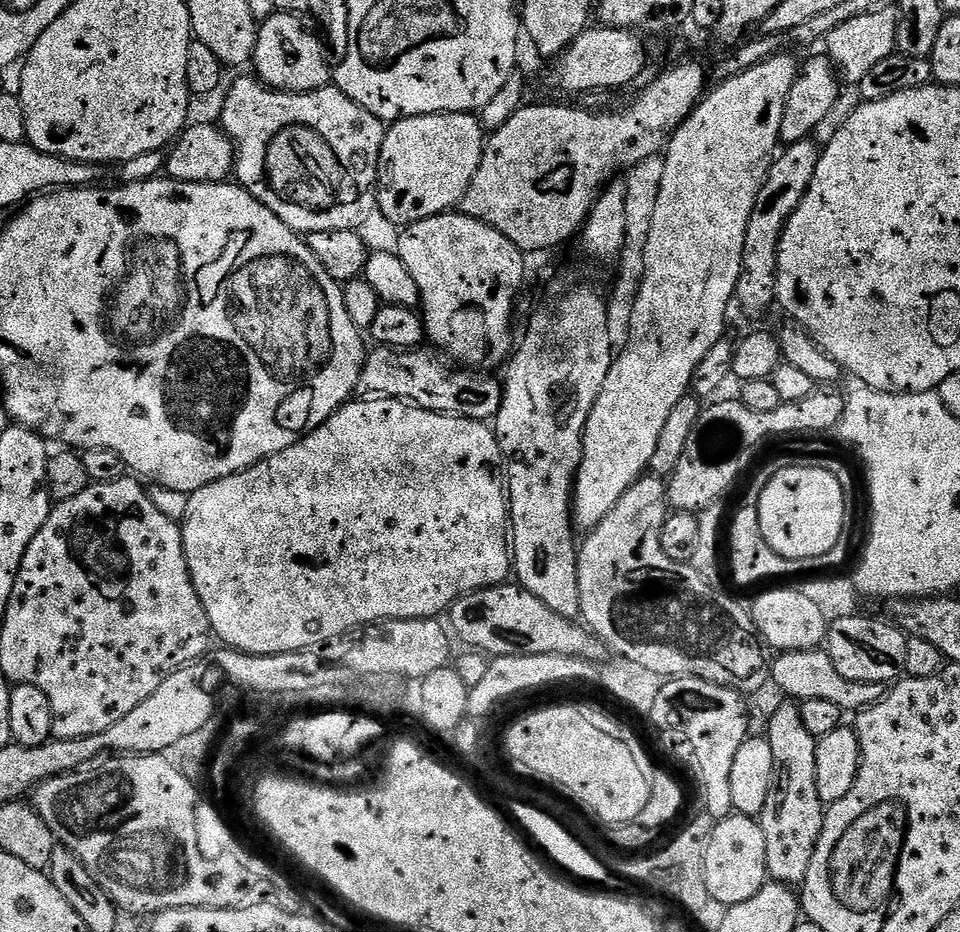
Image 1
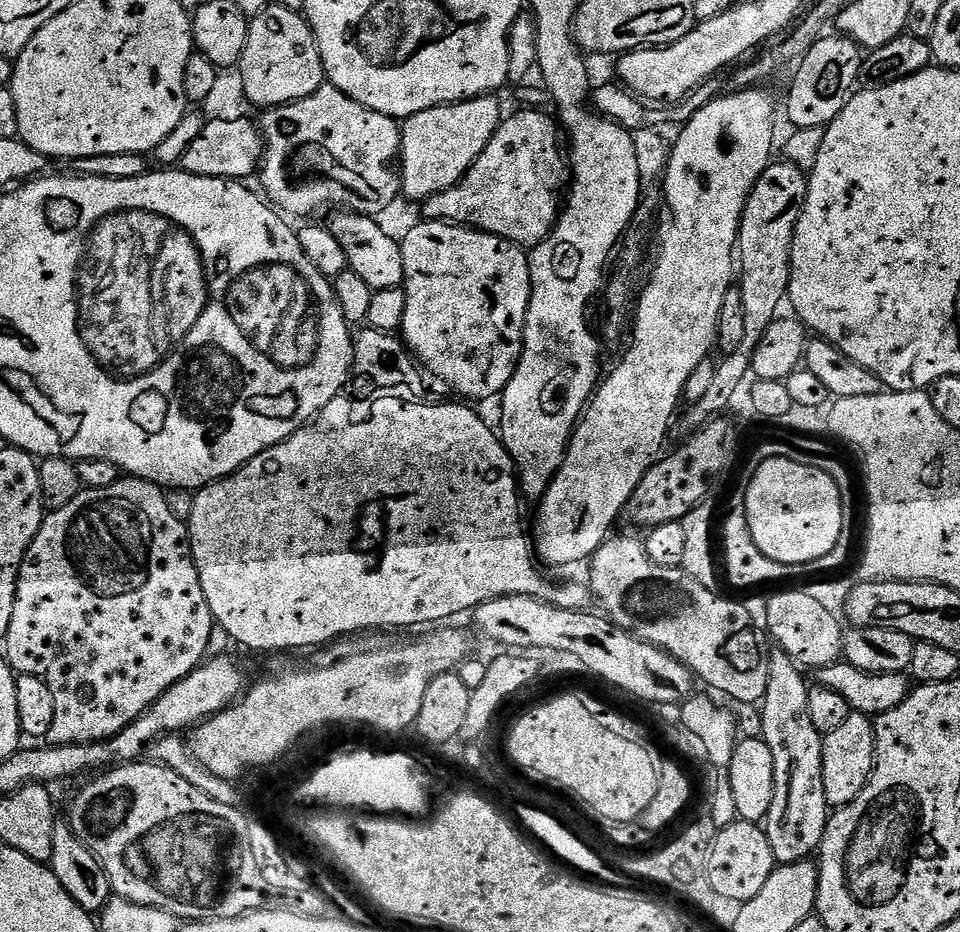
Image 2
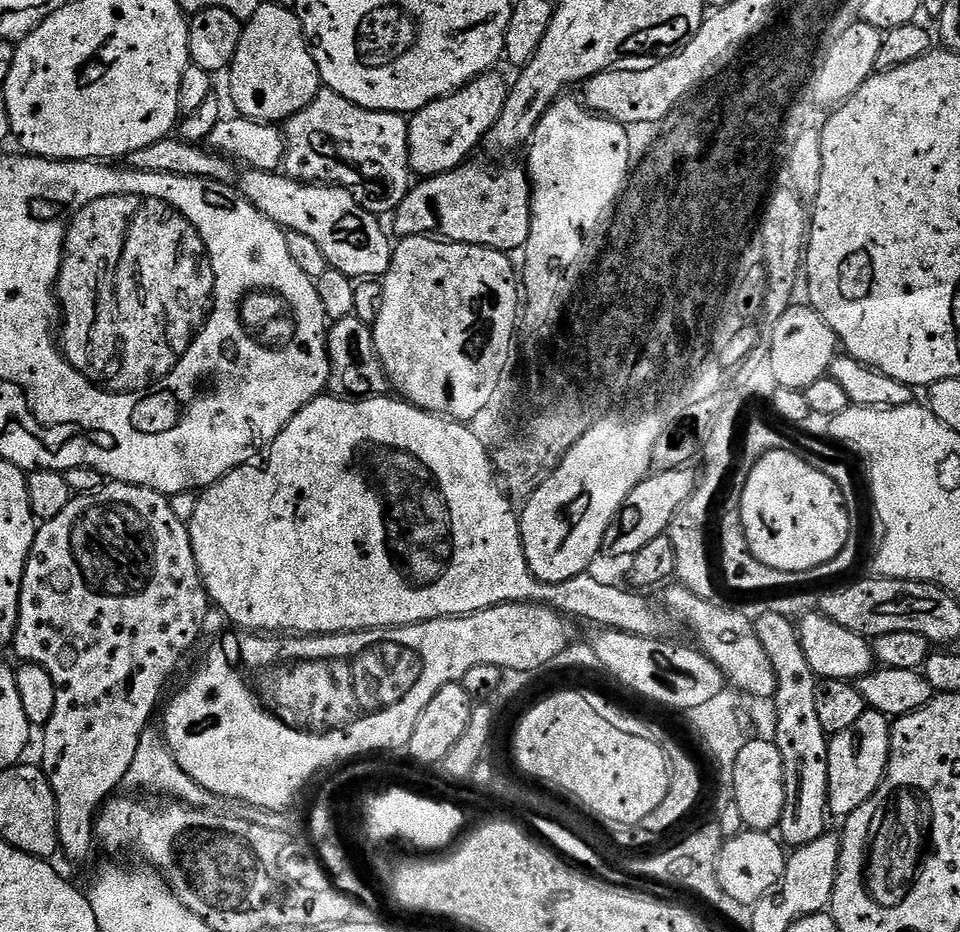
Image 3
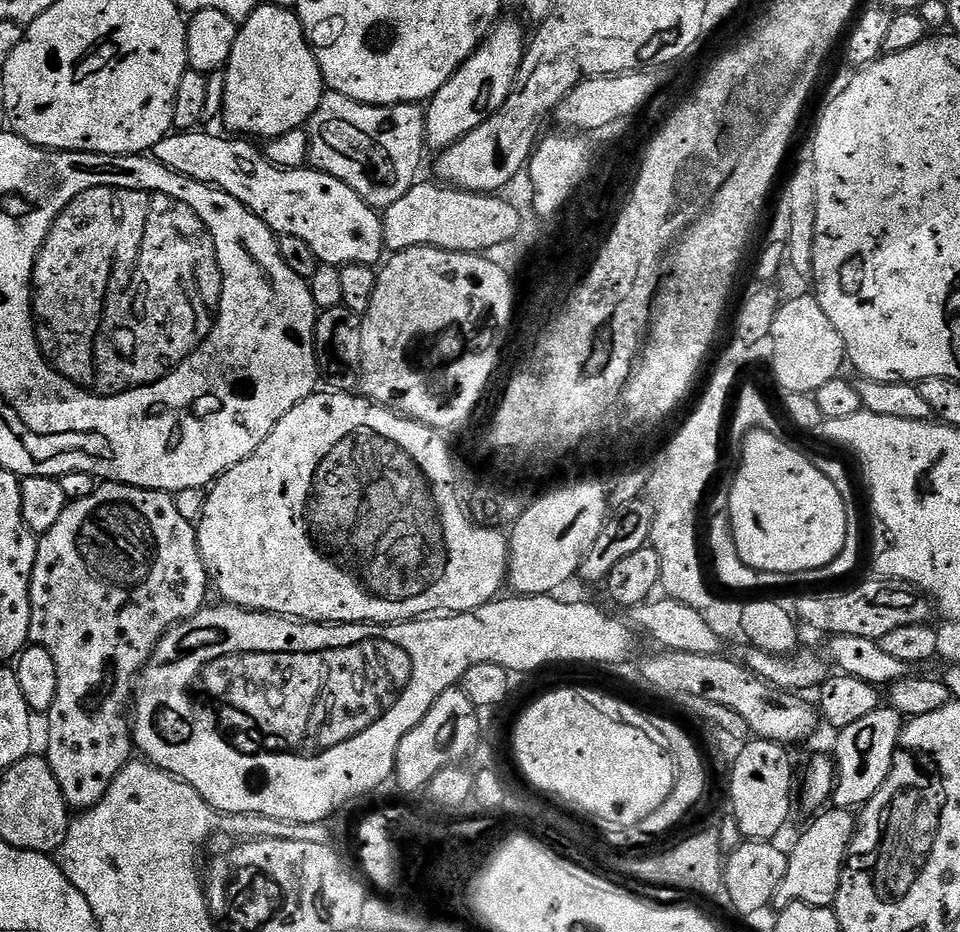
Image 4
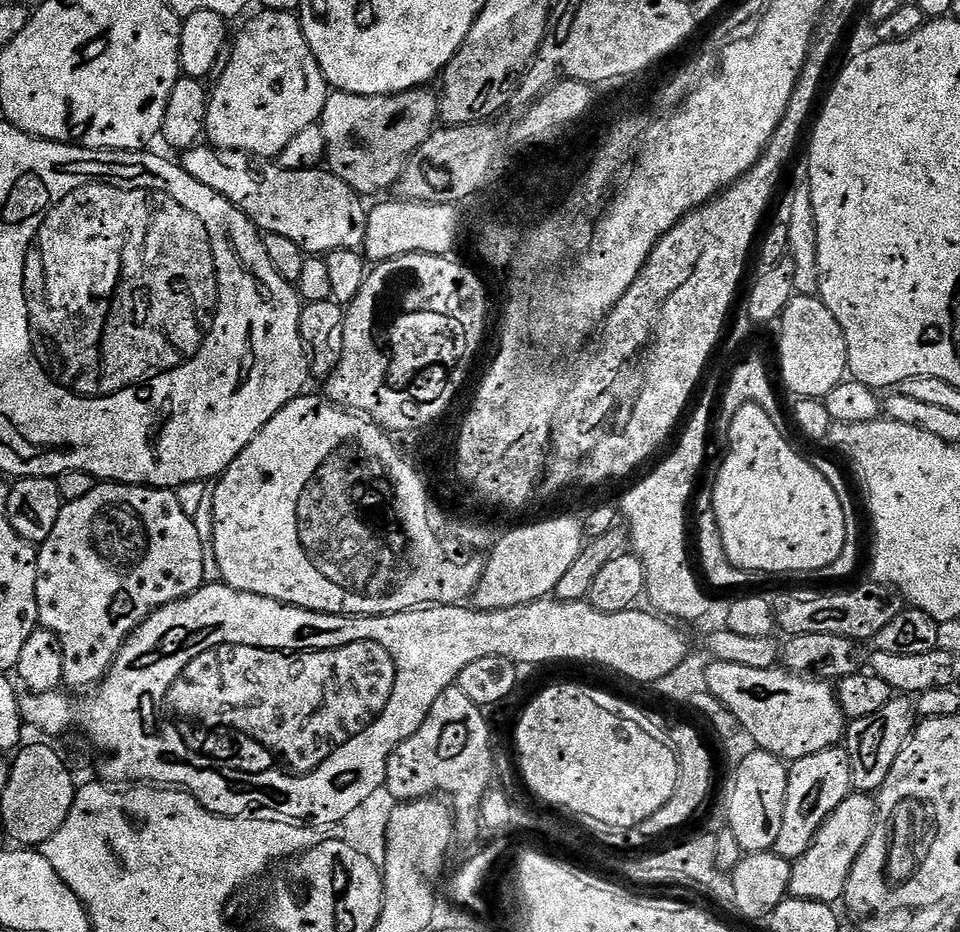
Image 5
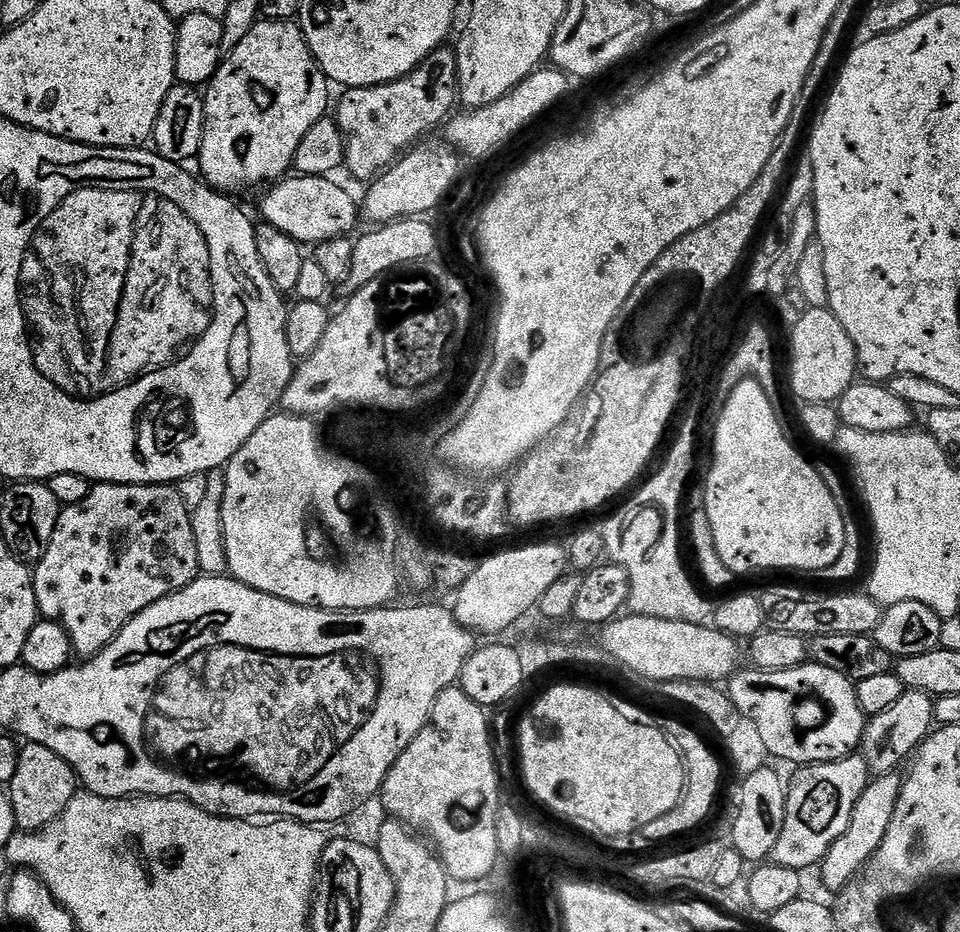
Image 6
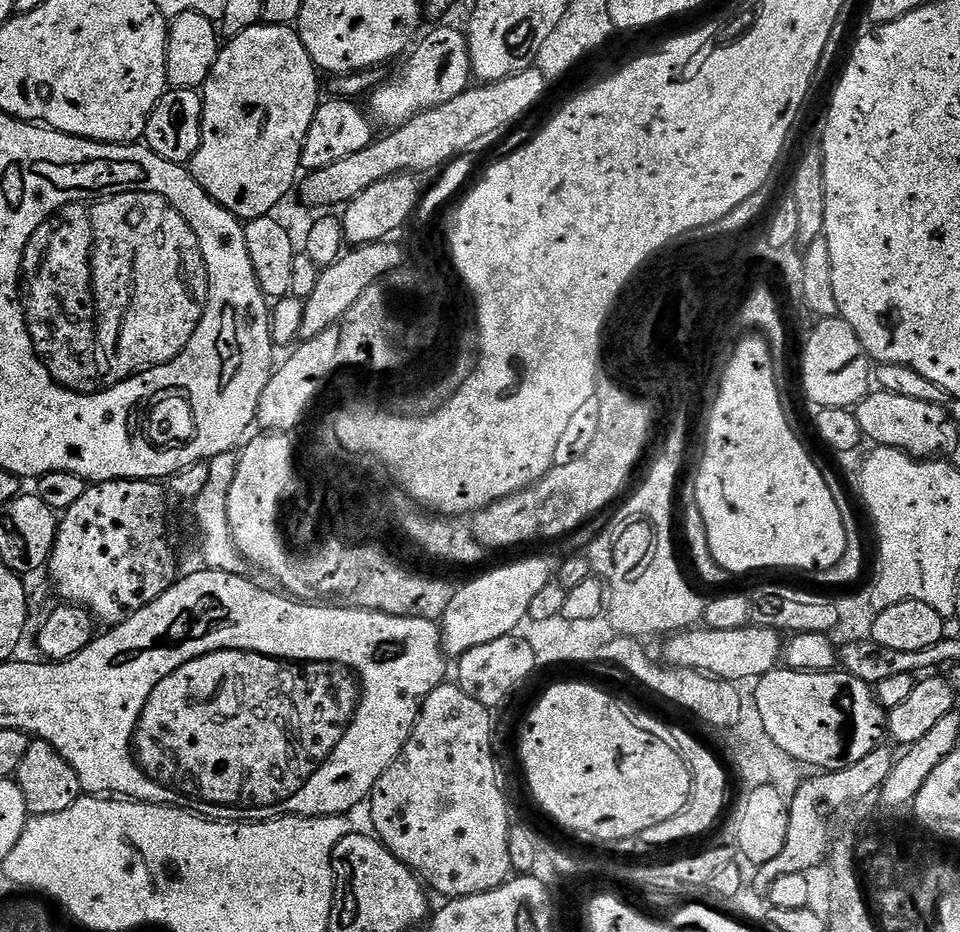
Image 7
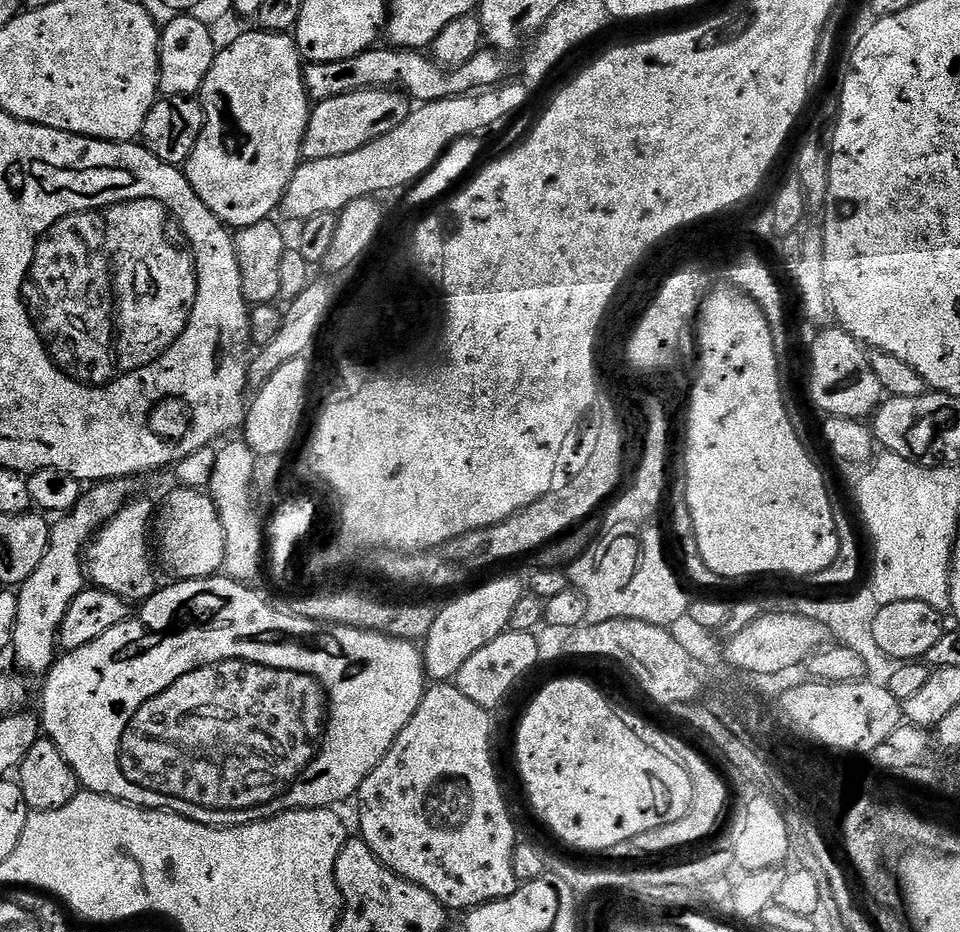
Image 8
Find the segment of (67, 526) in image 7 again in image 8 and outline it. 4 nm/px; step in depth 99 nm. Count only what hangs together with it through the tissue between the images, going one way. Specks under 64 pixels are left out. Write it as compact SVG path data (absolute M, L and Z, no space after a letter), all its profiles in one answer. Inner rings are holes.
M133 499L124 505L124 509L109 520L95 536L92 537L84 554L84 566L86 576L95 587L106 590L110 594L118 594L118 598L129 602L143 602L158 590L156 584L156 572L152 569L152 560L148 557L148 523L154 520L154 510L152 514L152 504L148 500Z

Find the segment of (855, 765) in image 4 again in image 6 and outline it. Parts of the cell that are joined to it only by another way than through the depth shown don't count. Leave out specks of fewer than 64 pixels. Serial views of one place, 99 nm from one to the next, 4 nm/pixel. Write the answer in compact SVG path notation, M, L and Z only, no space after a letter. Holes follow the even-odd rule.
M905 690L890 710L871 717L864 726L862 755L873 777L887 776L899 760L907 761L934 728L934 700L924 692Z

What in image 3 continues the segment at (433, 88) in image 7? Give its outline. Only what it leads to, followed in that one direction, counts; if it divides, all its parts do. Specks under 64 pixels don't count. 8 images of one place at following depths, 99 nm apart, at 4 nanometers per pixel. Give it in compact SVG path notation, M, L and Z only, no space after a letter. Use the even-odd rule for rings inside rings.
M321 90L312 99L310 106L306 106L286 121L283 130L286 142L283 171L291 180L306 184L330 184L355 190L357 193L365 192L368 197L363 197L364 209L377 214L395 213L396 207L409 190L408 120L399 112L366 110L342 98L342 94Z

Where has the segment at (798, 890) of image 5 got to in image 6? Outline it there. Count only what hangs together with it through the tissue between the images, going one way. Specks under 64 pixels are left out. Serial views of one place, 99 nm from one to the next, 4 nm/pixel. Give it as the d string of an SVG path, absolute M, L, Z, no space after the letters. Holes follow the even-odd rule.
M889 774L869 779L864 793L854 806L854 814L850 814L850 826L834 846L824 855L818 865L818 873L824 879L826 887L832 894L838 894L847 884L853 883L856 876L865 871L866 865L876 851L882 846L882 838L886 838L886 830L890 830L890 818L894 818L894 806L898 806L898 794L902 780L899 775Z

